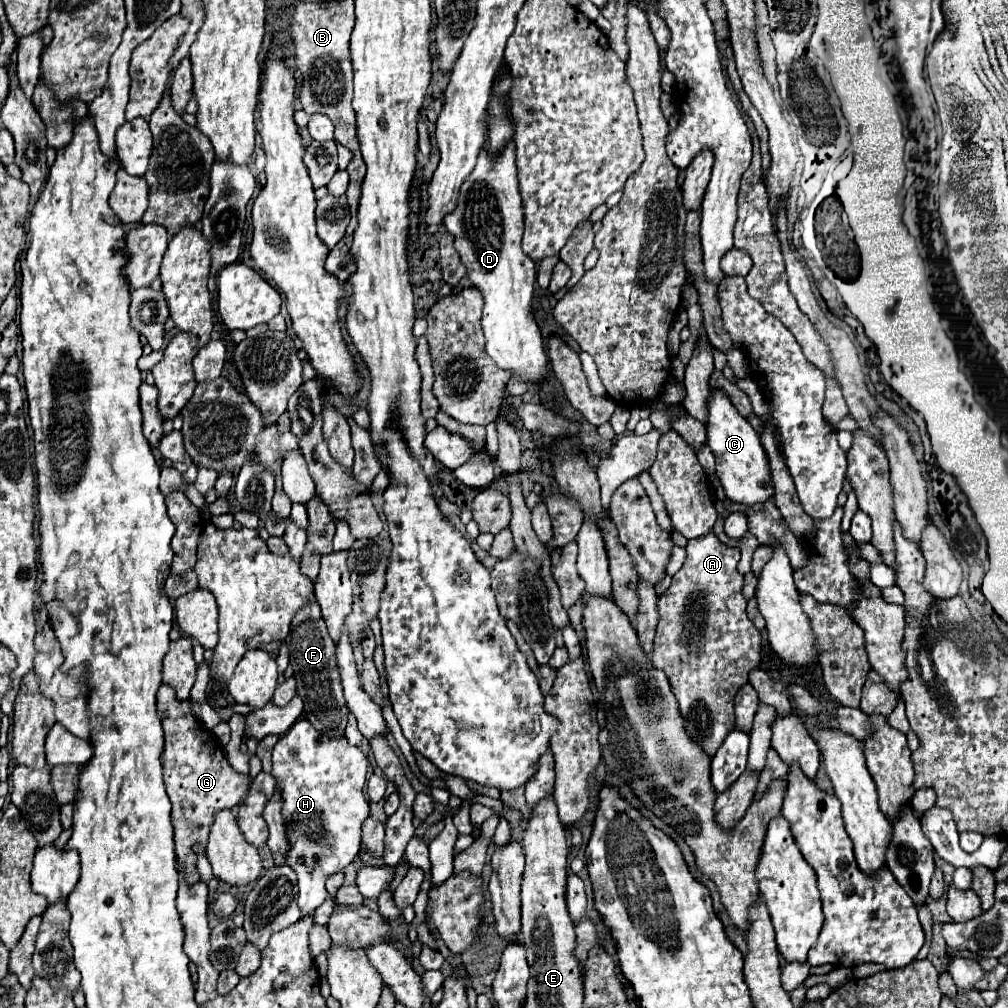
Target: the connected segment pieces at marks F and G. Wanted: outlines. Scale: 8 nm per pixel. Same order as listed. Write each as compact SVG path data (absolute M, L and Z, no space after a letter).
M308 601L294 617L292 629L286 637L286 645L290 649L290 665L294 667L294 679L298 685L298 695L304 701L306 719L328 737L342 737L348 717L348 707L342 695L340 671L336 665L334 643L326 631L324 619L320 615L318 601Z
M162 683L158 689L158 717L162 719L164 729L162 767L166 793L172 801L176 857L184 865L186 883L196 883L200 881L200 875L196 871L196 853L192 847L196 843L206 843L212 817L218 811L236 809L242 803L248 793L250 779L248 775L240 775L230 767L224 749L218 745L214 733L200 727L190 709L190 701L178 701L176 691L166 683Z

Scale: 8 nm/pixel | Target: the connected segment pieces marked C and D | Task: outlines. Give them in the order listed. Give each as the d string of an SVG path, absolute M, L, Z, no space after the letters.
M718 389L710 393L706 431L708 431L708 447L716 457L716 473L724 485L726 497L742 505L766 503L774 495L774 487L772 487L770 463L760 443L760 435L740 413L736 413L736 407Z
M508 143L496 159L488 157L484 145L478 165L460 189L458 207L448 213L444 227L456 237L454 245L468 267L468 279L484 295L482 329L486 335L486 353L500 369L508 369L514 375L540 383L548 375L548 361L540 329L532 317L536 265L520 247L524 233L524 209L518 193L514 159L514 143Z

